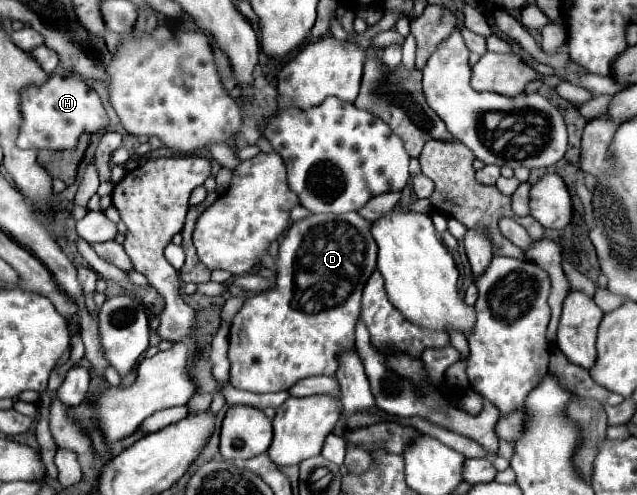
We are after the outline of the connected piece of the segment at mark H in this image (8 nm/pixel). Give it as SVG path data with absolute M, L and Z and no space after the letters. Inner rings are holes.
M50 76L44 88L28 88L24 92L24 124L20 128L20 148L74 148L82 132L98 132L106 126L106 110L94 90L78 76Z

